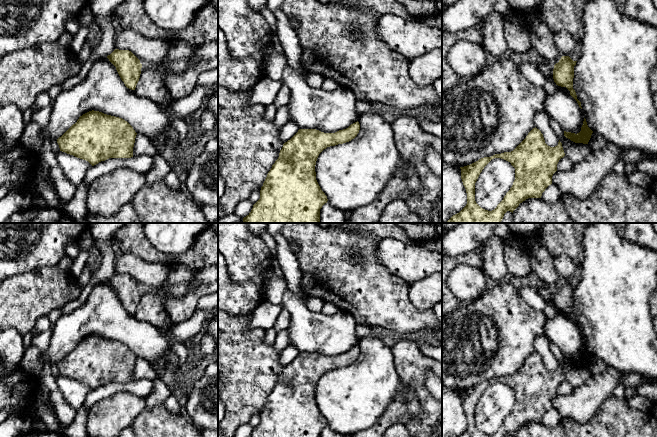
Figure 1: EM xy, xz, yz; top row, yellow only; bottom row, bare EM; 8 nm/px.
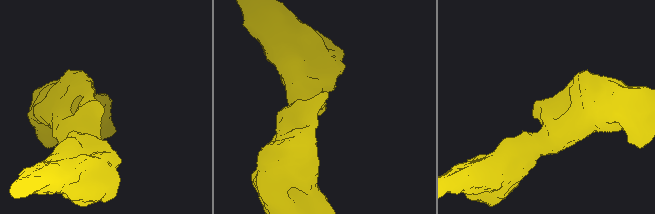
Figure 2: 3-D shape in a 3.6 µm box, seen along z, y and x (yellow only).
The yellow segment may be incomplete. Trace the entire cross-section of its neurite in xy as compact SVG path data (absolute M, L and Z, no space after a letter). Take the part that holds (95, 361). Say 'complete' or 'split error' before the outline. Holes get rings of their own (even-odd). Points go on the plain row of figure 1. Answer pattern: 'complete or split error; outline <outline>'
complete; outline M92 334L80 340L57 367L60 375L94 390L109 382L133 381L136 359L124 343Z

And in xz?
complete; outline M359 346L335 357L324 357L316 353L299 353L283 368L279 381L272 389L260 414L260 423L250 437L320 437L328 423L317 404L315 389L319 378L330 370L354 363L360 354Z

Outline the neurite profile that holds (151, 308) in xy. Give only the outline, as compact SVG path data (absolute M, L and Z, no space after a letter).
M142 289L139 305L135 317L146 321L157 328L171 327L171 320L166 312L164 299L151 289Z

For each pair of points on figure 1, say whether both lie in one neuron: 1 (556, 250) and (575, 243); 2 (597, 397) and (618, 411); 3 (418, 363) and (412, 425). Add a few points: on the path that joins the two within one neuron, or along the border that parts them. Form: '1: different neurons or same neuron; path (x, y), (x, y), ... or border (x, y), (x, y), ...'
1: same neuron; path (561, 245), (563, 243), (570, 243)
2: different neurons; border (612, 394), (589, 420)
3: same neuron; path (418, 379), (418, 386), (425, 397), (425, 410)

